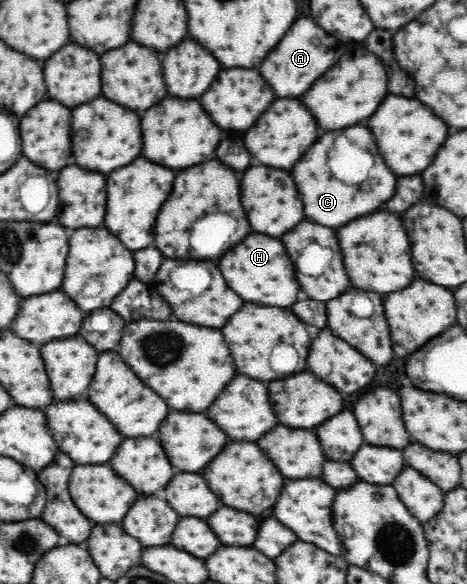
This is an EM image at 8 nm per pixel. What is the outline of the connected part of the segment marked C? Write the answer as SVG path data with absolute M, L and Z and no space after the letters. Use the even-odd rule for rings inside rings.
M359 123L321 135L319 141L315 143L315 147L311 147L311 151L307 151L307 155L303 155L303 159L295 165L293 175L295 175L295 181L299 183L299 191L305 201L305 217L315 223L323 223L327 227L347 225L349 221L379 209L383 203L393 199L395 189L397 189L397 175L387 167L385 159L379 155L379 149L377 149L377 143L375 143L371 129L365 125L359 125ZM339 135L347 135L351 141L361 141L363 149L367 149L375 157L375 165L369 169L369 181L359 183L359 185L347 185L331 175L327 161L329 161L331 149L335 145L335 139Z

